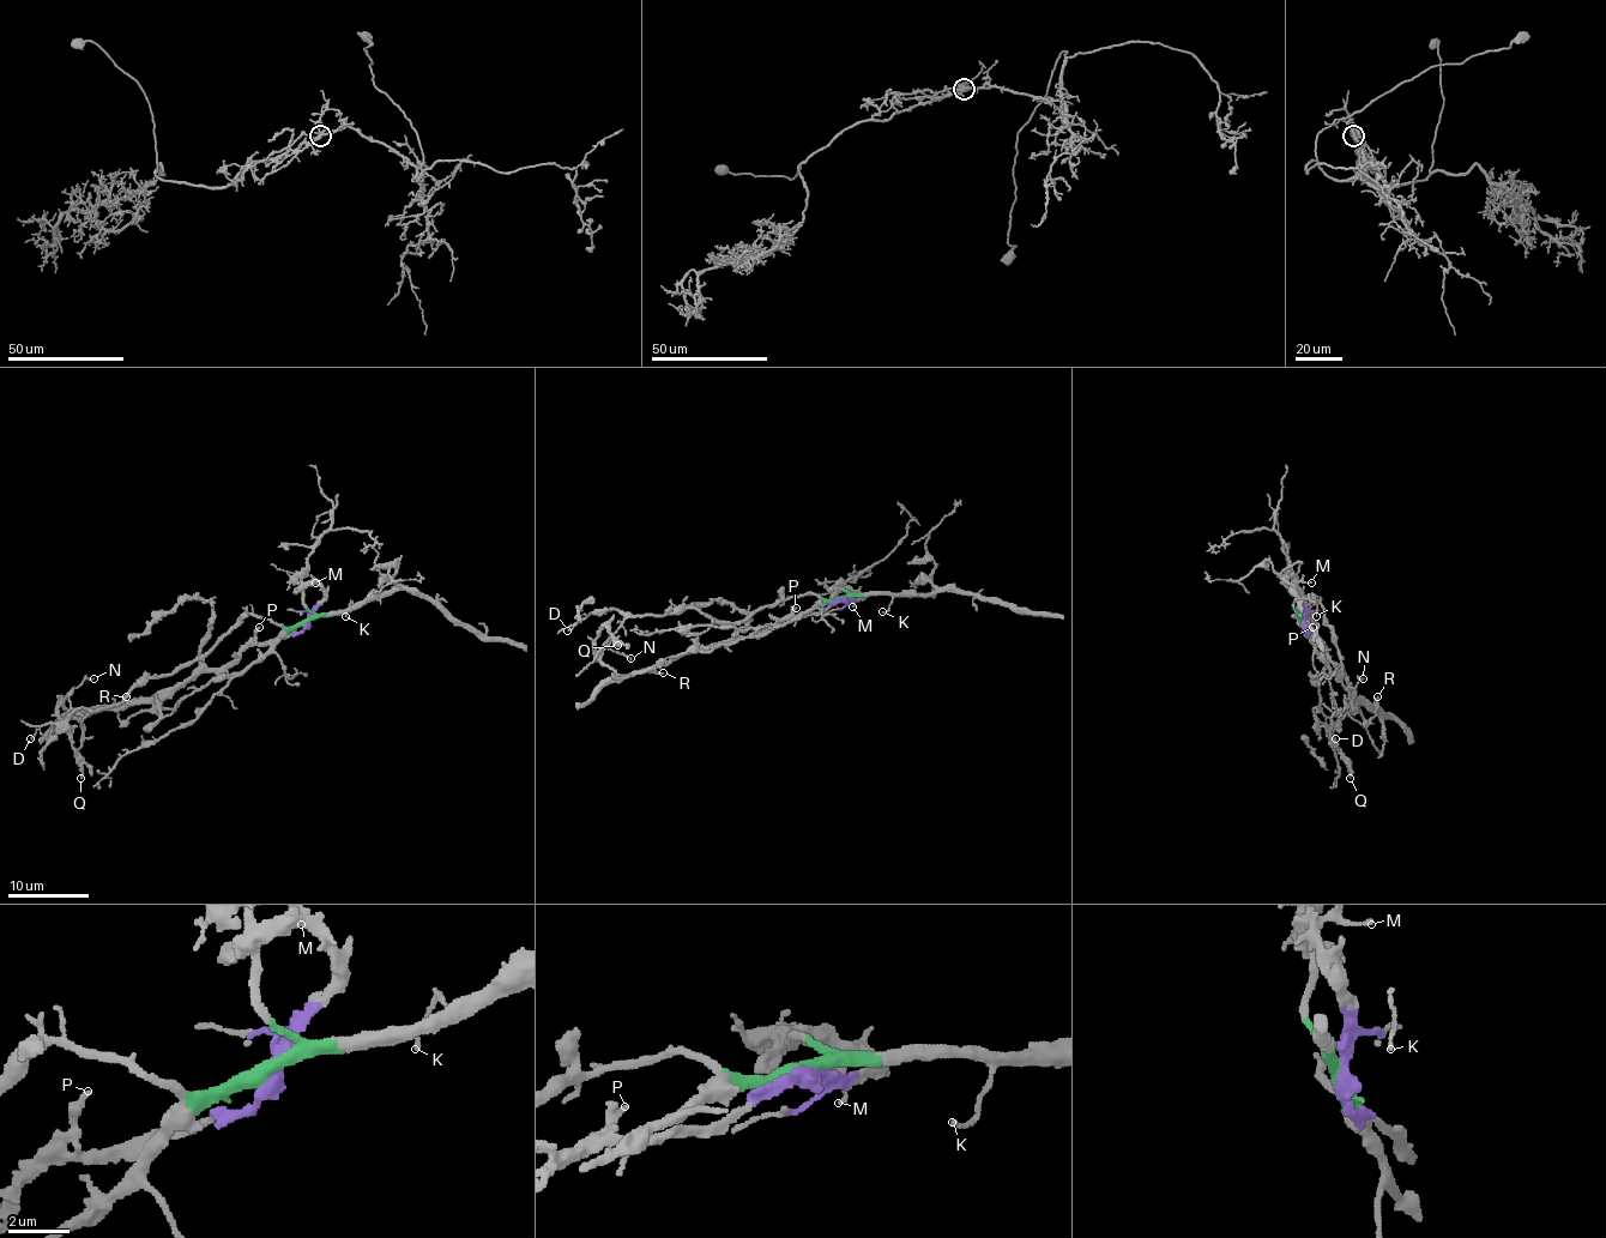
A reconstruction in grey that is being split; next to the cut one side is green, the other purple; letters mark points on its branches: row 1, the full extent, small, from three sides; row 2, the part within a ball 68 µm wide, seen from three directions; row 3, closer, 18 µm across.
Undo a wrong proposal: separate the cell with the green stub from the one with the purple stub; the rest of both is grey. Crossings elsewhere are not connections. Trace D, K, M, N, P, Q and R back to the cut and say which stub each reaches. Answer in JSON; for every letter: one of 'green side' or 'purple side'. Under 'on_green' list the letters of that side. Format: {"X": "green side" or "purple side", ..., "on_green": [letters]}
{"D": "green side", "K": "green side", "M": "purple side", "N": "green side", "P": "purple side", "Q": "purple side", "R": "green side", "on_green": ["D", "K", "N", "R"]}

